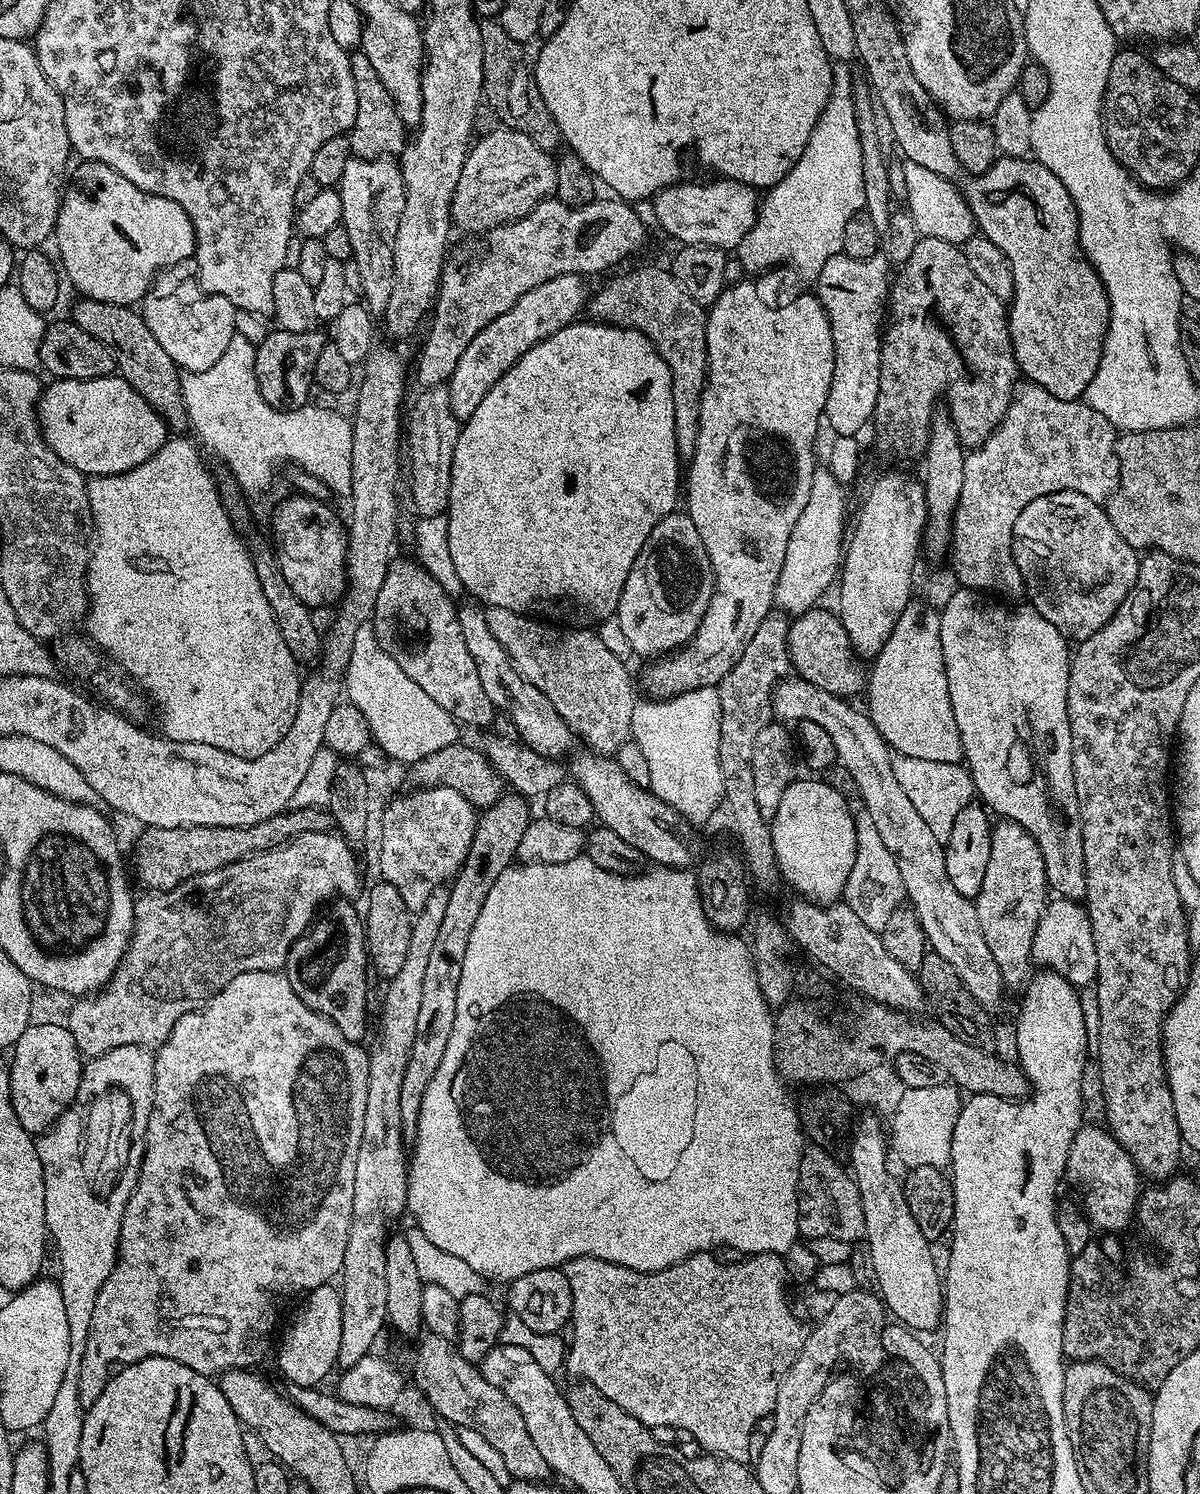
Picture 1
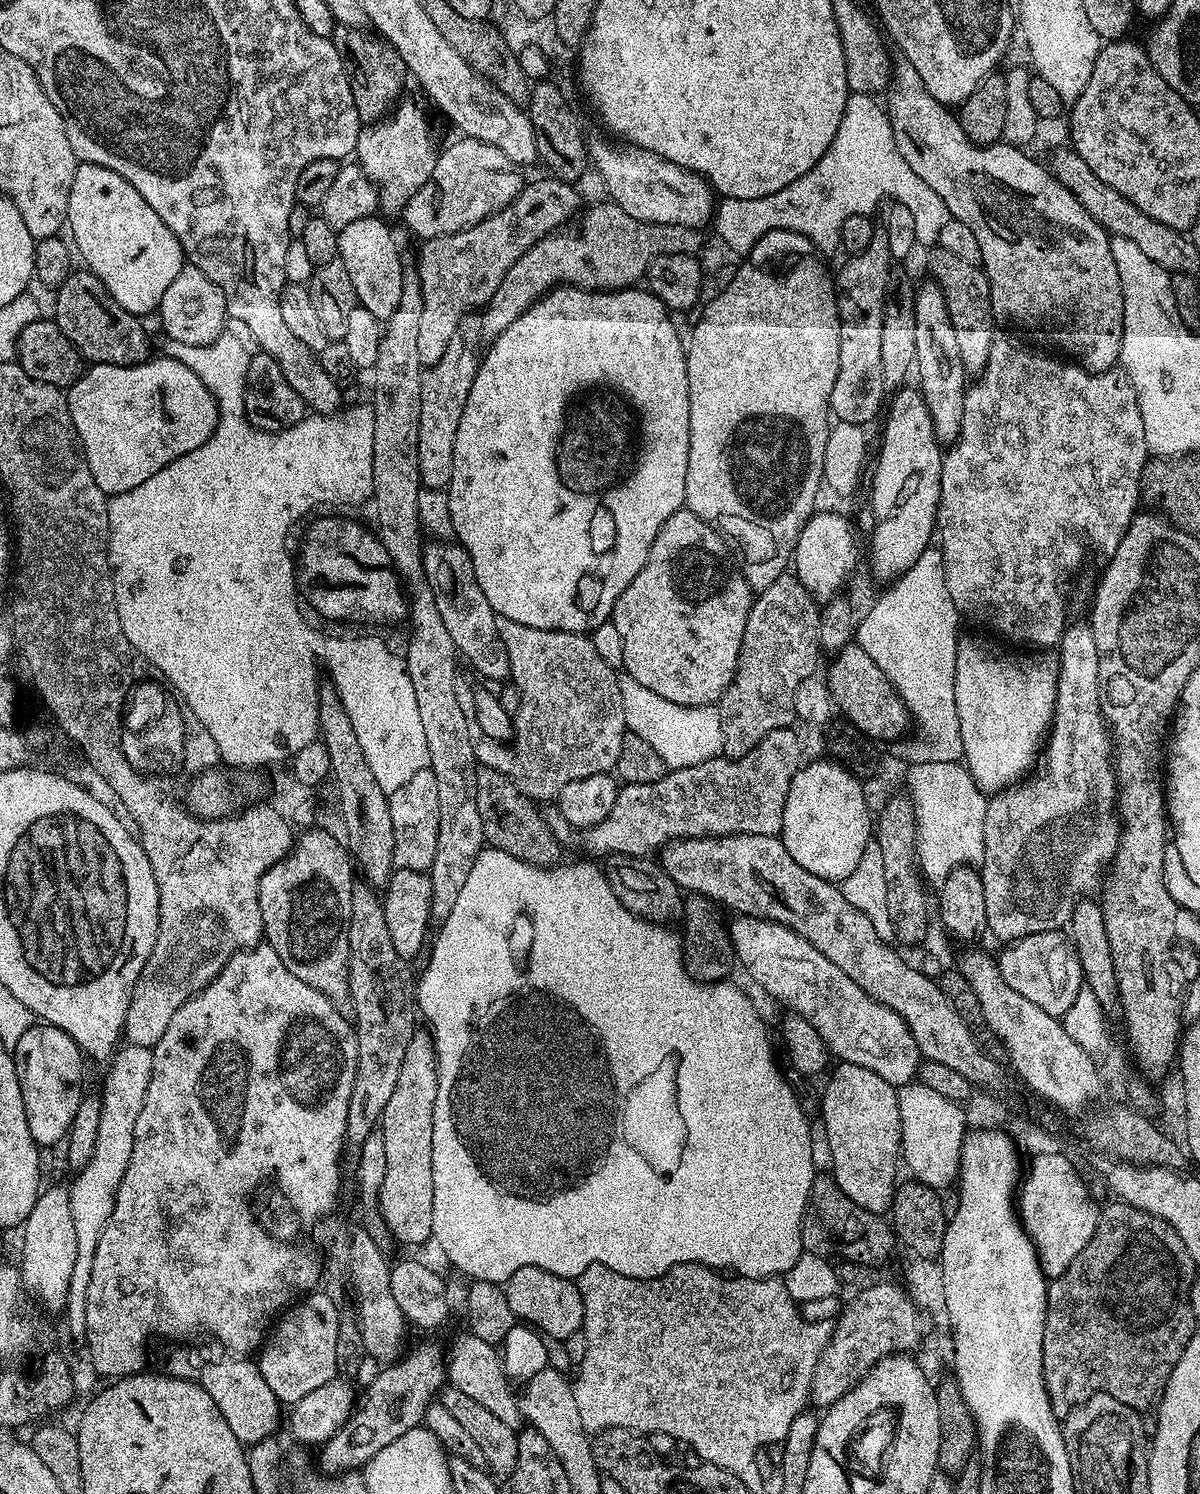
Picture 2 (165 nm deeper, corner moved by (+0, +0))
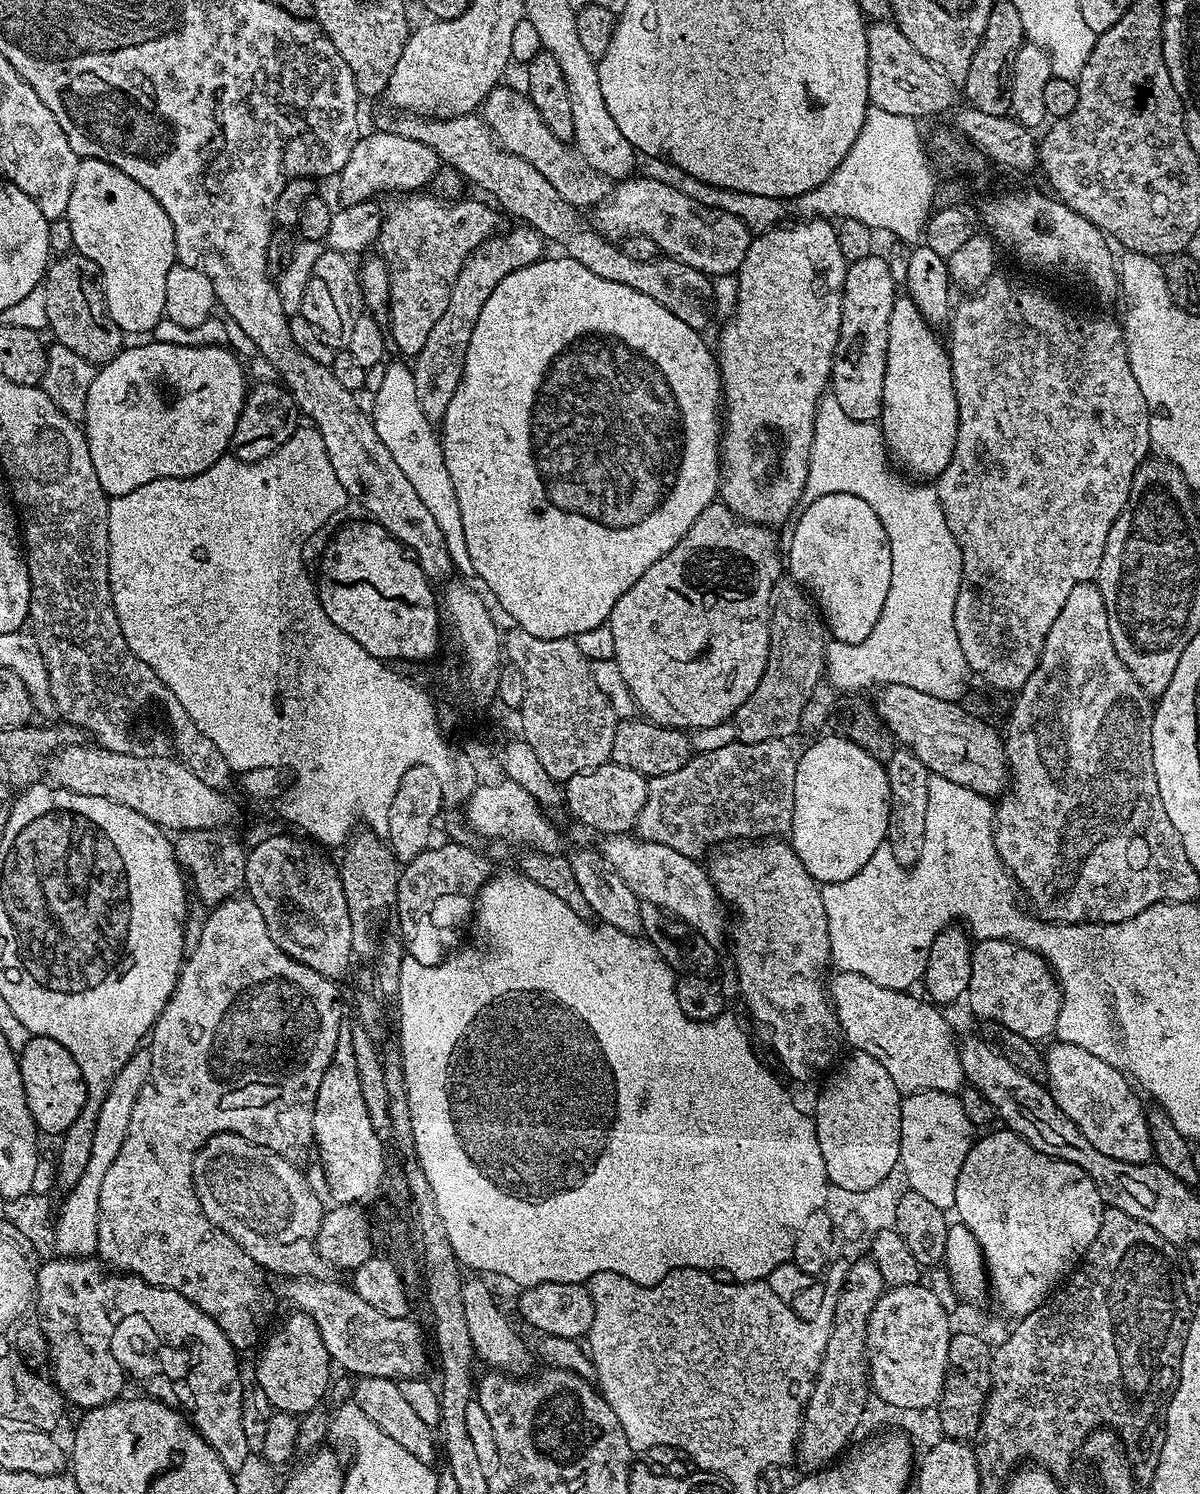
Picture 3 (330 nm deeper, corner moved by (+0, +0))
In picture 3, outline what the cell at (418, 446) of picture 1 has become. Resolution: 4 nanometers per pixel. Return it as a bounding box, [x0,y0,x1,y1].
[411,226,546,421]

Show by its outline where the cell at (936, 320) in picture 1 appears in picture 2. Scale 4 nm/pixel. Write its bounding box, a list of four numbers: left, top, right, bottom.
[928,250,994,374]

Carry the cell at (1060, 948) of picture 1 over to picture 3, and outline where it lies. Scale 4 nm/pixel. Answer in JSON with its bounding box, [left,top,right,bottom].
[967,940,1060,1041]

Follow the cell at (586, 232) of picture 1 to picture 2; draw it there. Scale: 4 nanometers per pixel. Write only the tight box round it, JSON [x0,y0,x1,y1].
[414,179,581,365]

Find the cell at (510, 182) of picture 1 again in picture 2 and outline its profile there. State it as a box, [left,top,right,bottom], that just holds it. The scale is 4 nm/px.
[402,136,526,241]

